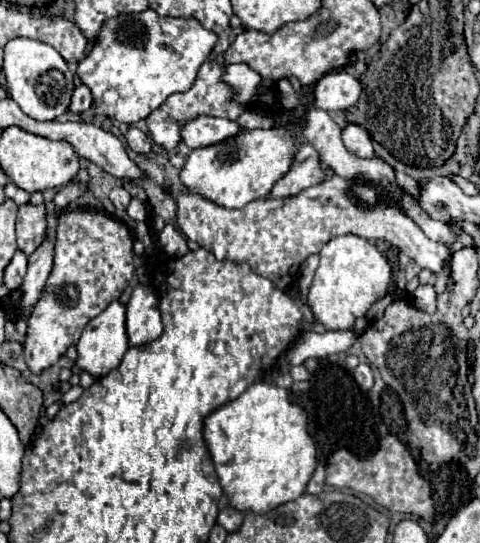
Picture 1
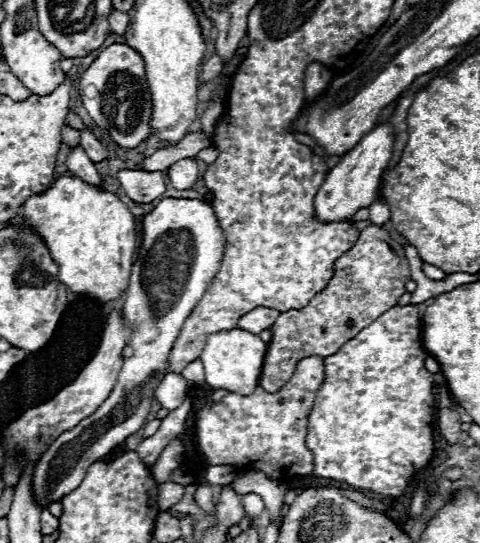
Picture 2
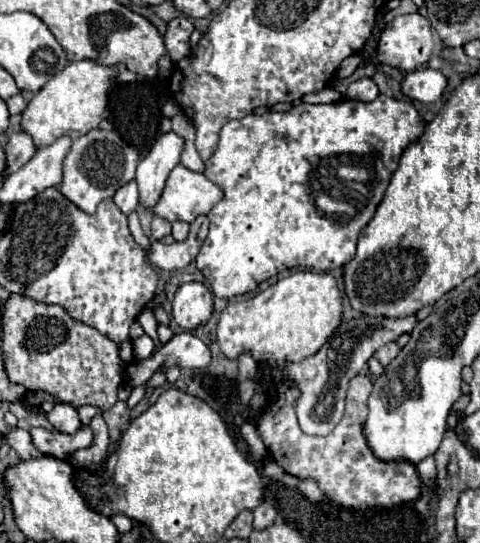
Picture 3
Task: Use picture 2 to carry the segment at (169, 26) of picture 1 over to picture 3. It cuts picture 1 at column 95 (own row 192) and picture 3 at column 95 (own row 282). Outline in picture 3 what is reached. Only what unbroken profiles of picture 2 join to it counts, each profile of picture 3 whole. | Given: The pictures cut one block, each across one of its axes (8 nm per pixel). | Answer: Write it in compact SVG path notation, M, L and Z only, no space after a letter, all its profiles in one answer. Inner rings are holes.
M90 60L70 62L62 72L52 76L44 88L40 88L34 94L34 98L22 112L20 128L32 136L36 148L50 146L60 136L70 138L84 136L86 132L98 128L102 114L108 106L108 92L112 90L114 76L116 76L114 68L102 66L98 62Z

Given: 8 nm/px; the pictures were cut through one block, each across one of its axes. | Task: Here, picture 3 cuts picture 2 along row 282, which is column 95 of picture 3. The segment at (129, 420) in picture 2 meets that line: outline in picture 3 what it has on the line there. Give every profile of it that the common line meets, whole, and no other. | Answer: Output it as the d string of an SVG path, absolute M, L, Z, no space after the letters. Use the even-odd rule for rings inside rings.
M100 128L90 130L88 134L74 140L64 160L64 180L60 184L60 192L80 210L92 214L102 200L112 198L120 186L134 180L138 160L140 160L138 150L128 146L118 132Z

